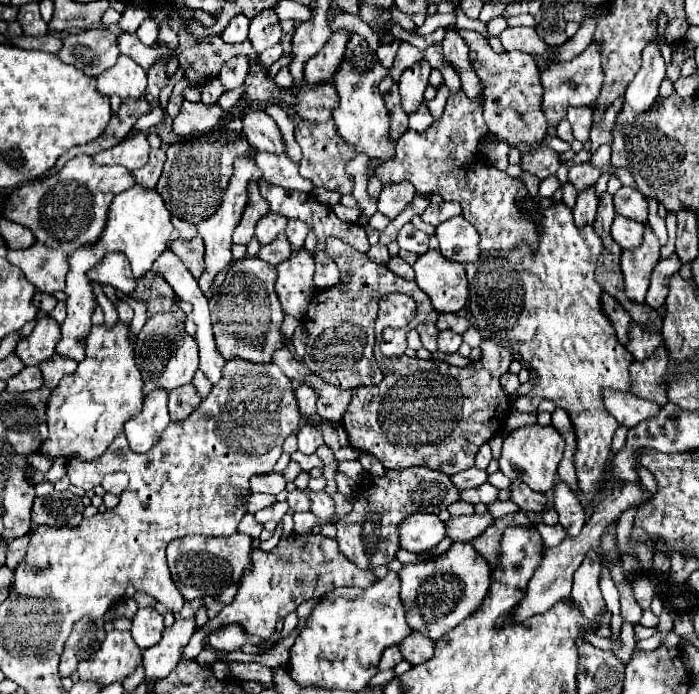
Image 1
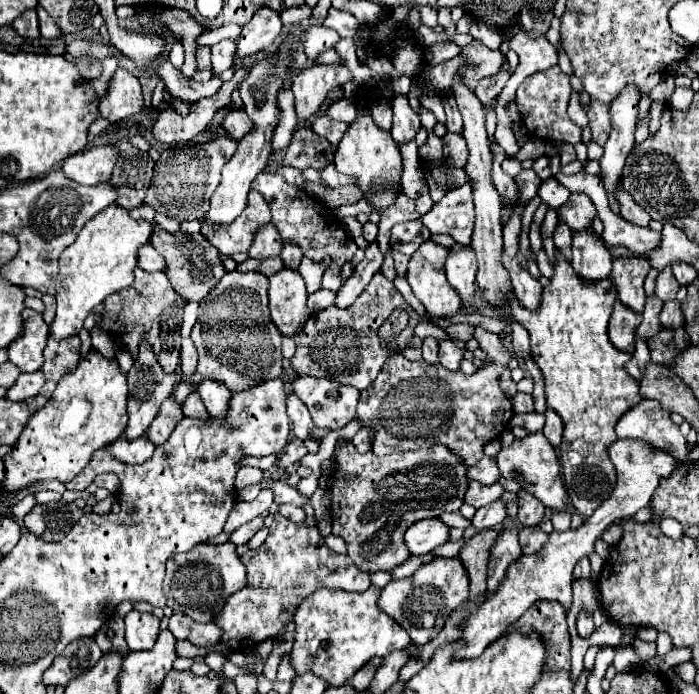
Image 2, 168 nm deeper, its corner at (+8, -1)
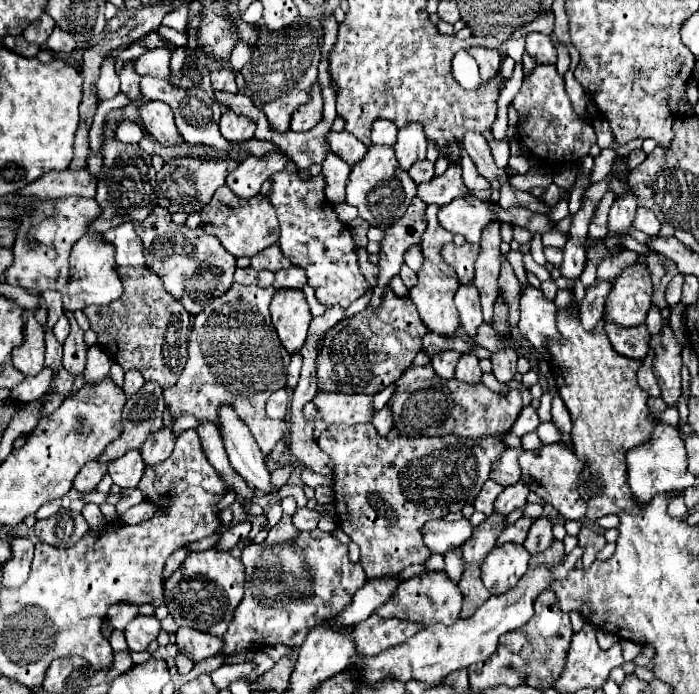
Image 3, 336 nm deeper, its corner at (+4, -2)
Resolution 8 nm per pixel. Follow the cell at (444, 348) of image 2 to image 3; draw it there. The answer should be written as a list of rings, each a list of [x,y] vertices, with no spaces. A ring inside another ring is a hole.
[[[462,354],[462,360],[458,362],[458,368],[456,368],[456,378],[460,382],[466,382],[466,384],[480,384],[482,380],[482,370],[478,366],[478,356],[476,354]]]

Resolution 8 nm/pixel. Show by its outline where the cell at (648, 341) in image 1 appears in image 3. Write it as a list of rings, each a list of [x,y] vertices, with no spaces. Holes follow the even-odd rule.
[[[650,350],[648,356],[642,360],[642,366],[638,370],[638,384],[642,390],[648,392],[648,396],[652,398],[658,398],[660,396],[660,386],[658,386],[658,380],[652,372],[652,358],[654,358],[654,352]]]

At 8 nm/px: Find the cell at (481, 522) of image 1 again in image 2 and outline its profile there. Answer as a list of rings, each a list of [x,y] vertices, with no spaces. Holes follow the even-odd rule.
[[[498,499],[486,507],[480,507],[470,523],[476,529],[476,533],[480,533],[484,529],[490,529],[490,527],[502,523],[504,519],[506,519],[506,507],[504,507],[504,501]]]

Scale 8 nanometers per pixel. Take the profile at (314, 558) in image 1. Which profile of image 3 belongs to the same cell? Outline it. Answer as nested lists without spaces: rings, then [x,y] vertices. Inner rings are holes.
[[[284,516],[274,528],[270,528],[262,544],[244,546],[242,564],[246,566],[246,592],[224,636],[224,656],[240,650],[256,652],[274,644],[290,648],[302,646],[306,632],[316,624],[316,618],[328,620],[342,612],[342,608],[354,598],[354,592],[366,584],[362,566],[348,558],[348,546],[334,538],[334,534],[318,528],[312,532],[296,530],[290,516]],[[296,552],[304,556],[306,566],[296,566],[292,570],[278,562],[280,558],[294,558]]]

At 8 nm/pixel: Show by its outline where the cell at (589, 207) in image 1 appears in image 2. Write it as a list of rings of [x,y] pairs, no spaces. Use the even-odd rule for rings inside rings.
[[[592,229],[572,231],[572,267],[582,279],[602,279],[612,269],[612,255]]]

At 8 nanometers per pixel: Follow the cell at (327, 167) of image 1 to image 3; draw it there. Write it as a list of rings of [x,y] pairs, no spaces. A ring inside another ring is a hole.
[[[270,154],[264,160],[248,156],[244,158],[236,170],[232,170],[228,174],[226,186],[238,196],[238,198],[252,198],[260,192],[260,186],[264,184],[264,180],[274,174],[280,172],[286,164],[286,158],[282,154]]]

